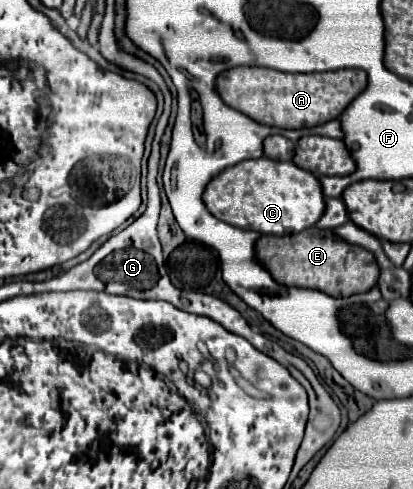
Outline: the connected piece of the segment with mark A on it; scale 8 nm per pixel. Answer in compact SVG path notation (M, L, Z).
M237 66L221 72L215 80L215 90L227 106L265 126L281 124L277 128L311 128L339 118L349 102L365 90L365 86L367 74L363 70L285 74L271 68Z

